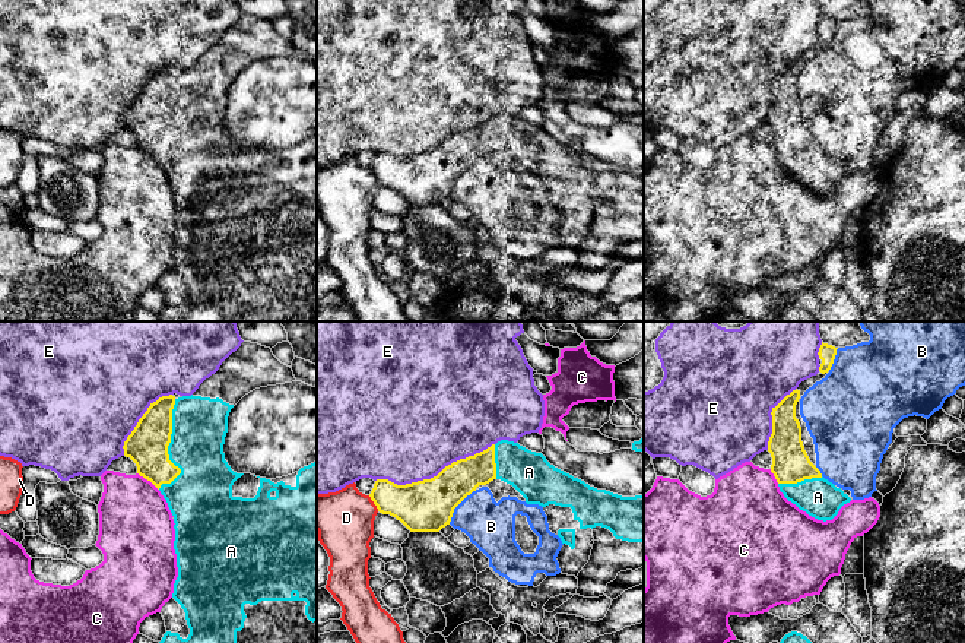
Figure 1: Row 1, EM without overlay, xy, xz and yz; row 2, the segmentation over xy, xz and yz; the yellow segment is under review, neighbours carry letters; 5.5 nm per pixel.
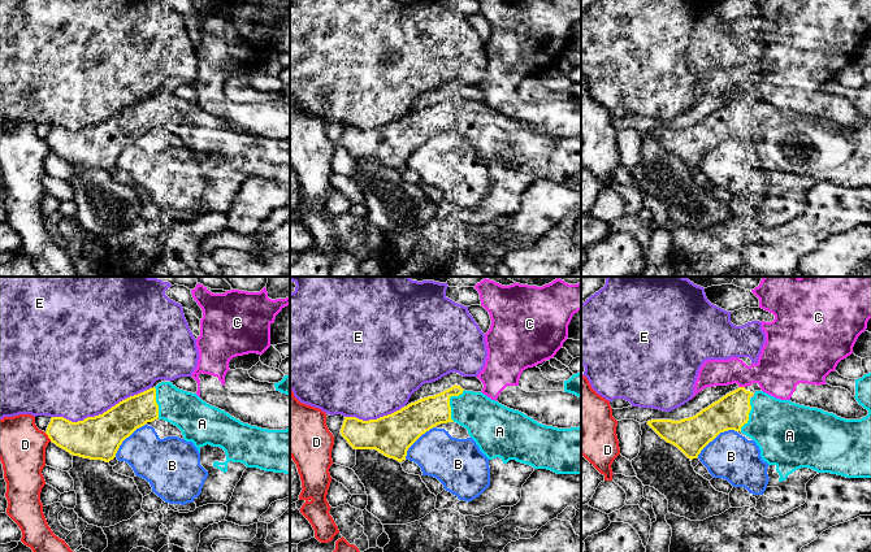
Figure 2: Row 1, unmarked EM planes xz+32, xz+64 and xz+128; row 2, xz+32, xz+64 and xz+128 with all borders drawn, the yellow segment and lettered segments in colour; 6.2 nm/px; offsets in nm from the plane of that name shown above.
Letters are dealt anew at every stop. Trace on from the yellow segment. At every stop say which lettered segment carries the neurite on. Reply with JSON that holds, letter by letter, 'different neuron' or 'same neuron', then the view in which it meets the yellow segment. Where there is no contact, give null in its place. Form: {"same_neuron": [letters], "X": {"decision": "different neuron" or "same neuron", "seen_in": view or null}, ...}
{"same_neuron": ["A"], "A": {"decision": "same neuron", "seen_in": "xy"}, "B": {"decision": "different neuron", "seen_in": "xz"}, "C": {"decision": "different neuron", "seen_in": "xy"}, "D": {"decision": "different neuron", "seen_in": "xz"}, "E": {"decision": "different neuron", "seen_in": "xz"}}

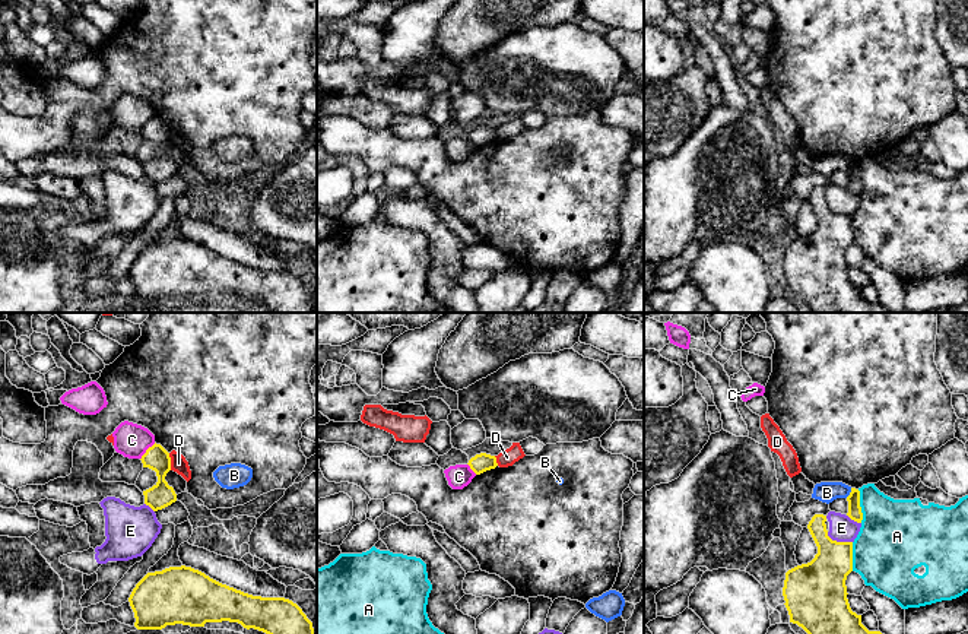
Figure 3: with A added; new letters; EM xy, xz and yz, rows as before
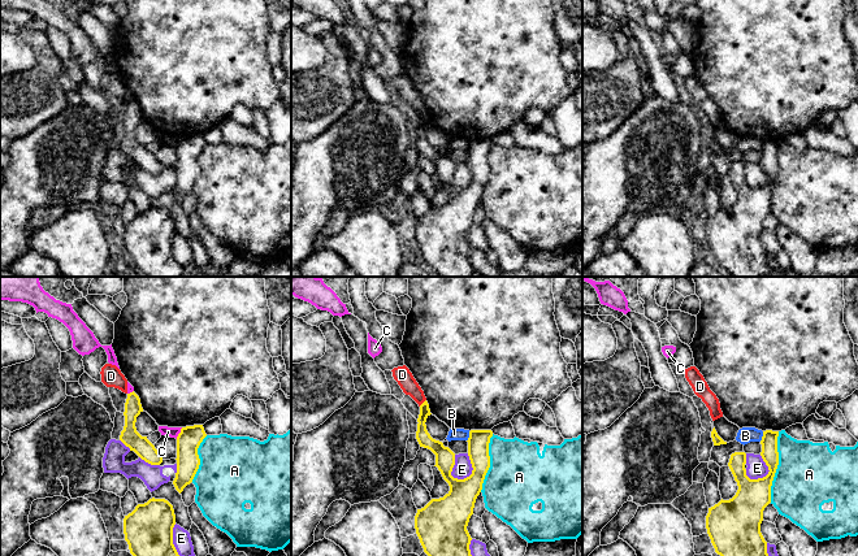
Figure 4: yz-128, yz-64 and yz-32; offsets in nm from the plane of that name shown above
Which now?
{"same_neuron": [], "A": {"decision": "different neuron", "seen_in": "yz"}, "B": {"decision": "different neuron", "seen_in": "yz"}, "C": {"decision": "different neuron", "seen_in": "xy"}, "D": {"decision": "different neuron", "seen_in": "xy"}, "E": {"decision": "different neuron", "seen_in": "yz"}}

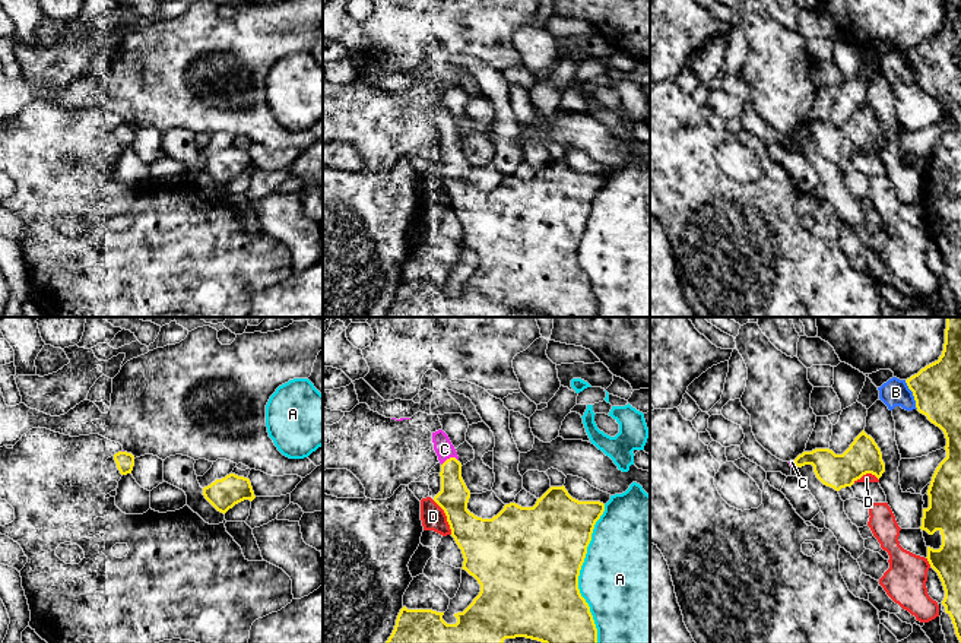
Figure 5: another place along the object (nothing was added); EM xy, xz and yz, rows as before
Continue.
{"same_neuron": ["C"], "A": {"decision": "different neuron", "seen_in": "xz"}, "B": {"decision": "different neuron", "seen_in": "yz"}, "C": {"decision": "same neuron", "seen_in": "xz"}, "D": {"decision": "different neuron", "seen_in": "xz"}}

